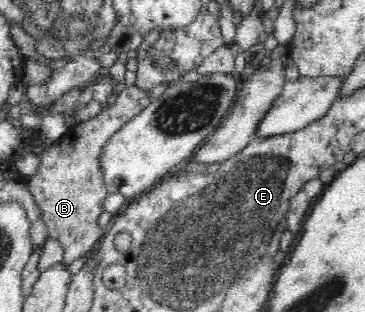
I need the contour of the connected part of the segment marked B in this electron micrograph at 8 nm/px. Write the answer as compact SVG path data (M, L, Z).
M126 86L111 107L105 107L95 117L68 129L40 157L37 173L29 179L28 184L37 204L41 206L48 236L59 240L63 246L63 266L68 267L83 255L89 256L96 249L104 229L97 222L103 212L100 201L107 195L100 178L102 173L98 155L101 146L112 133L134 115L141 113L149 103L151 98L147 92L137 86Z

